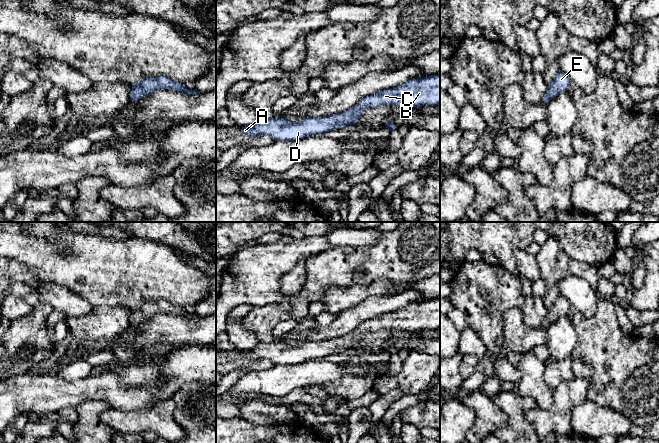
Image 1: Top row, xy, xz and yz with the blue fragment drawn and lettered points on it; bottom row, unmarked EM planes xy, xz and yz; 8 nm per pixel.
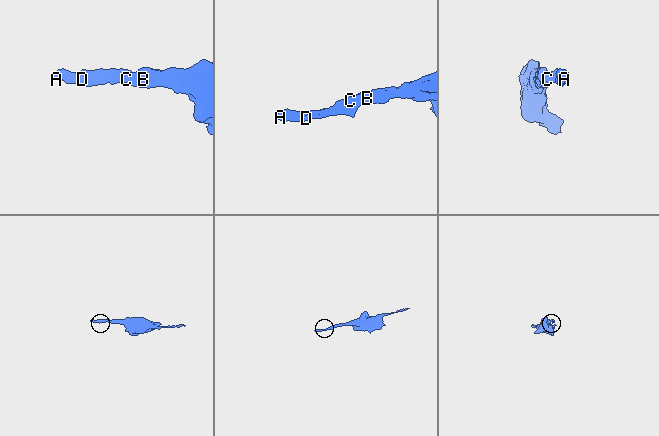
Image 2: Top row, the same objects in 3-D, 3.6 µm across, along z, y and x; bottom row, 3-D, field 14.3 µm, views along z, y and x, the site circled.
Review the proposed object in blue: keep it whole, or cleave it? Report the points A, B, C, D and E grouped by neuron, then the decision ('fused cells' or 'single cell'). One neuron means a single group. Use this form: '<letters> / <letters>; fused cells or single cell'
A B C D E; single cell

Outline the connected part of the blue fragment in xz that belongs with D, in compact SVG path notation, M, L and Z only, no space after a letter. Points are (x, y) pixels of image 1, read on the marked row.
M440 74L411 79L400 86L364 97L347 111L326 117L305 117L299 122L280 117L269 120L259 118L253 126L242 127L242 134L250 137L269 135L276 141L294 141L356 125L367 108L383 105L421 108L424 105L437 106L439 103Z

